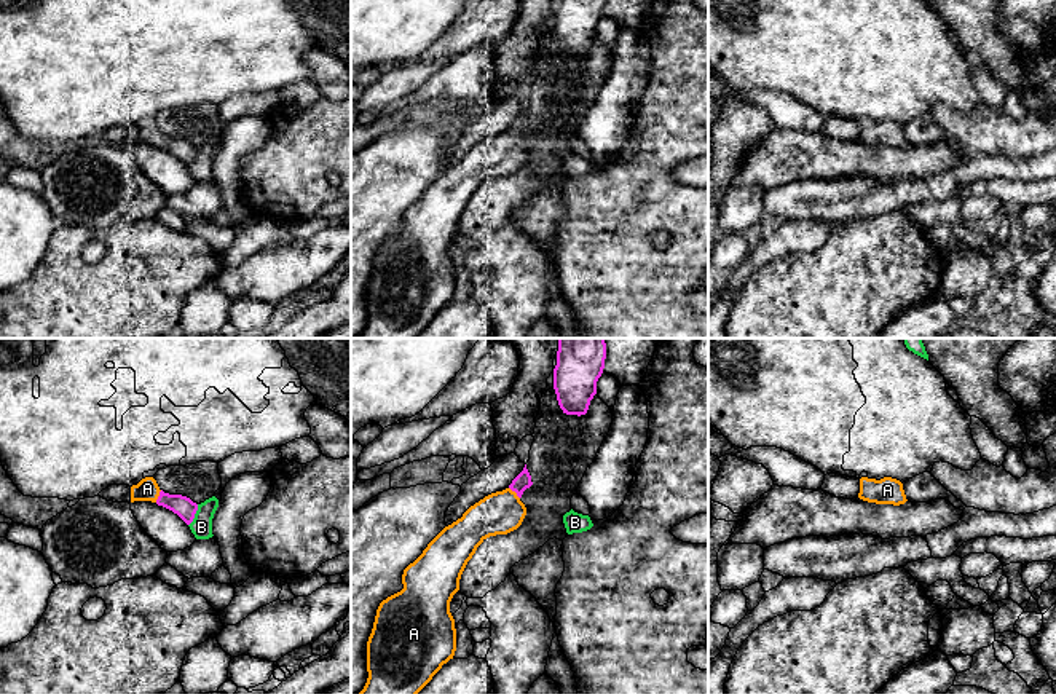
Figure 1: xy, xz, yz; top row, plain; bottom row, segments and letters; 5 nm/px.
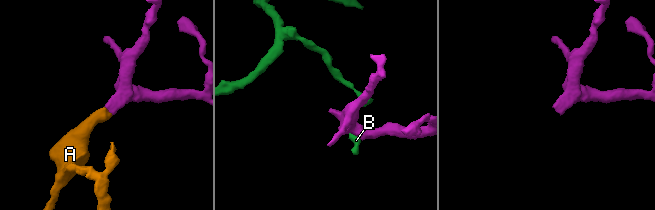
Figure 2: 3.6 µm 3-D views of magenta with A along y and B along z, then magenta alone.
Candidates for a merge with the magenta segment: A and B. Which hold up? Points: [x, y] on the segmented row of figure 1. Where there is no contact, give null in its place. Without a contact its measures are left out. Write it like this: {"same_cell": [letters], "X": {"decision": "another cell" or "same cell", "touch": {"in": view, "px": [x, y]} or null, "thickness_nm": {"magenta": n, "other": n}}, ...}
{"same_cell": ["A"], "A": {"decision": "same cell", "touch": {"in": "xy", "px": [158, 496]}, "thickness_nm": {"magenta": 100, "other": 110}}, "B": {"decision": "another cell", "touch": {"in": "xy", "px": [193, 516]}, "thickness_nm": {"magenta": 100, "other": 110}}}

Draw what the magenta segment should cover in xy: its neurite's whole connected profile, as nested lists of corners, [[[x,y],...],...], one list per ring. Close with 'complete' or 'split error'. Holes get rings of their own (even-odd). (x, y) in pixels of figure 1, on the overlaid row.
[[[153,477],[142,479],[131,487],[131,503],[152,501],[177,514],[187,525],[190,525],[198,511],[198,504],[182,495],[164,493]]]; split error

